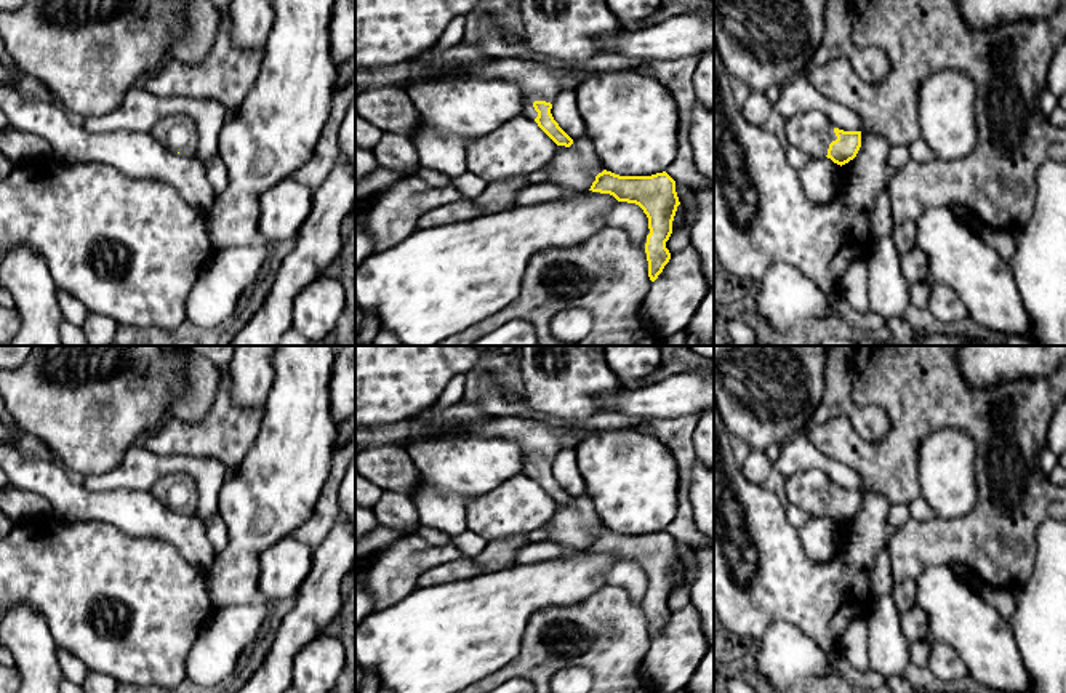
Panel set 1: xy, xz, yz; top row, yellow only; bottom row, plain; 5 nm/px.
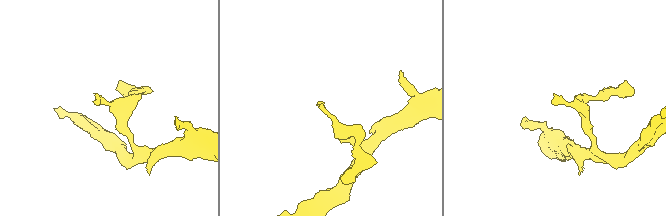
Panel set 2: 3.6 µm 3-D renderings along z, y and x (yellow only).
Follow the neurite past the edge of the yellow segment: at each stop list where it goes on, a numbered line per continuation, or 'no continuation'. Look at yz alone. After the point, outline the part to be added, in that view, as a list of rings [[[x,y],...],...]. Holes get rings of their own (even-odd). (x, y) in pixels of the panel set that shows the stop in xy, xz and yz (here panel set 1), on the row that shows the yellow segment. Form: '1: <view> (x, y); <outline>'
1: yz (812, 133); [[[816,110],[786,120],[784,130],[789,146],[810,157],[826,157],[829,144],[837,139],[834,126]]]

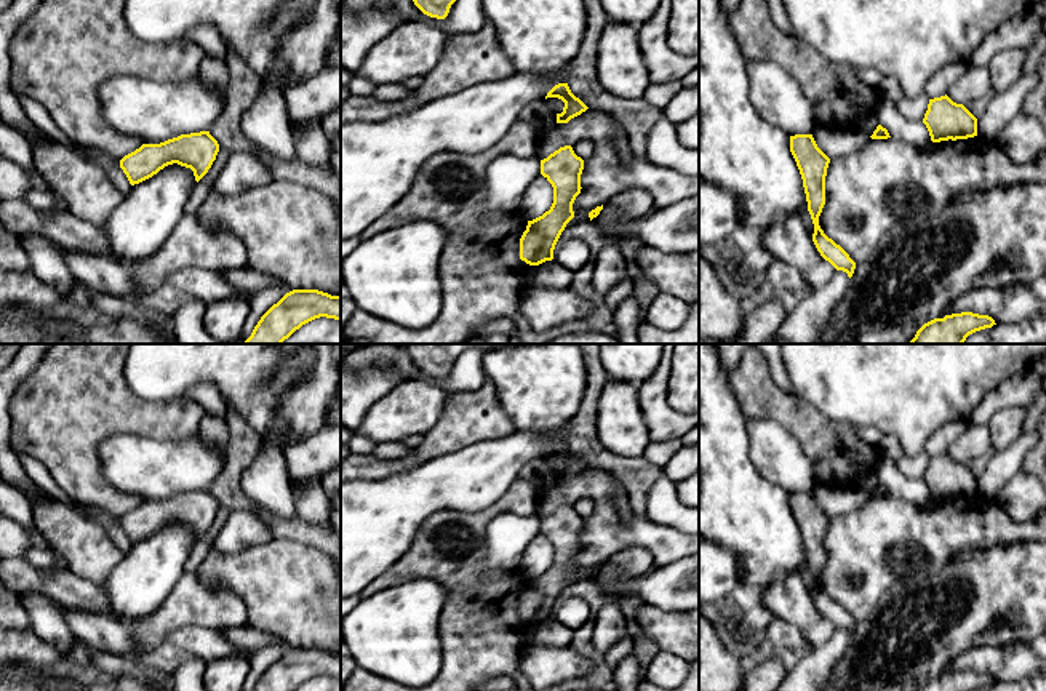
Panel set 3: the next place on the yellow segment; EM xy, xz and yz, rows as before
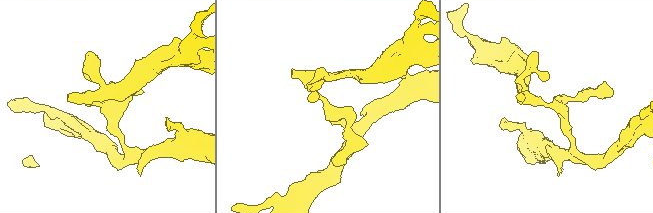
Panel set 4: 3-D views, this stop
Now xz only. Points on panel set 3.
no continuation

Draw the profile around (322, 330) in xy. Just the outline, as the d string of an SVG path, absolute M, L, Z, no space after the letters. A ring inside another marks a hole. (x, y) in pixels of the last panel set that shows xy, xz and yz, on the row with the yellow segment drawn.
M315 318L296 330L281 344L341 344L341 320Z

